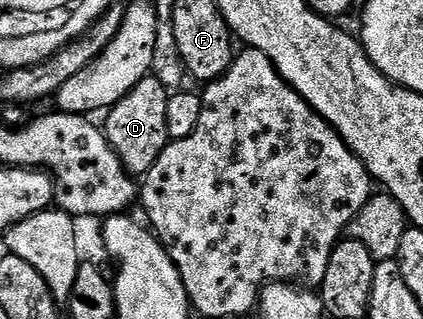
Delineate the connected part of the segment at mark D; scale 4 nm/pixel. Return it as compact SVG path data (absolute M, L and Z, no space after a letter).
M153 74L137 82L136 86L117 105L105 113L104 131L108 142L126 167L127 172L135 178L145 177L148 170L160 158L170 140L168 134L168 102L171 93Z

